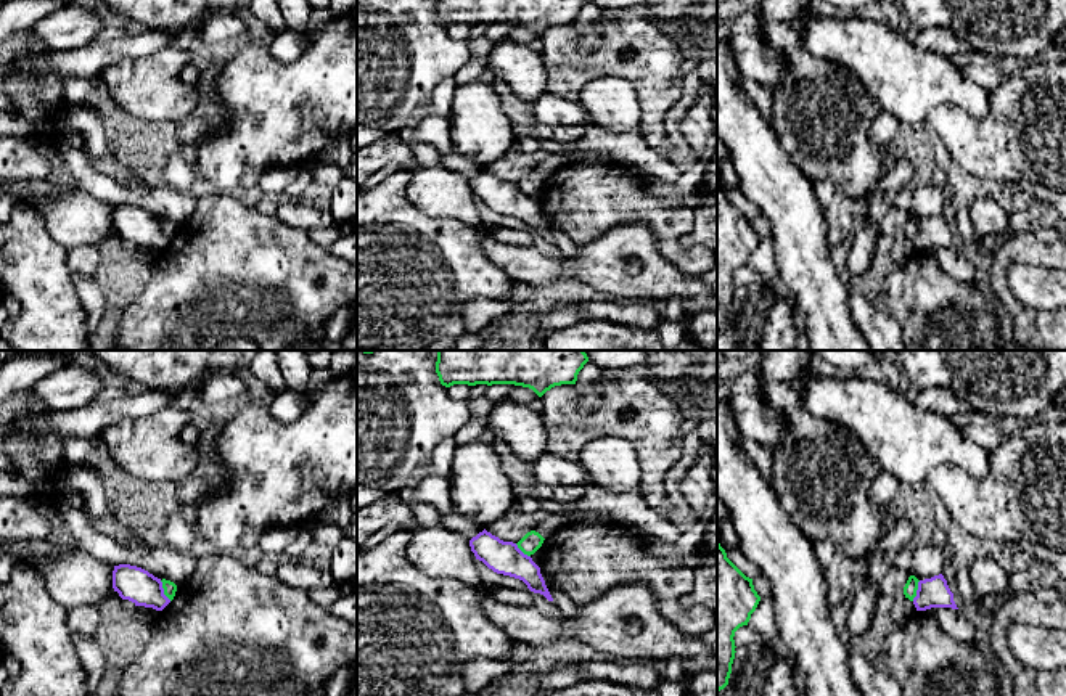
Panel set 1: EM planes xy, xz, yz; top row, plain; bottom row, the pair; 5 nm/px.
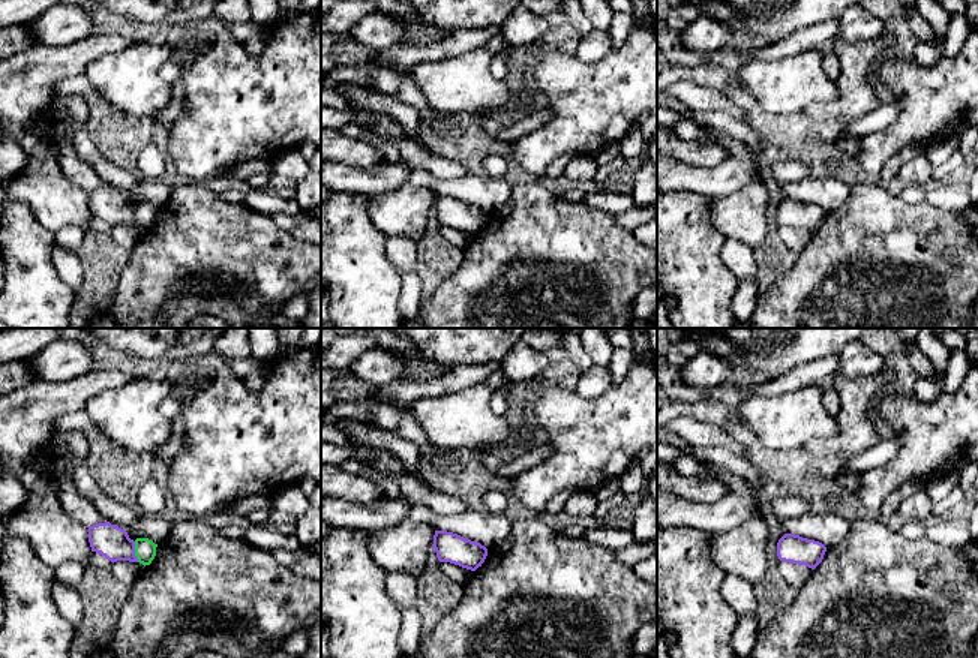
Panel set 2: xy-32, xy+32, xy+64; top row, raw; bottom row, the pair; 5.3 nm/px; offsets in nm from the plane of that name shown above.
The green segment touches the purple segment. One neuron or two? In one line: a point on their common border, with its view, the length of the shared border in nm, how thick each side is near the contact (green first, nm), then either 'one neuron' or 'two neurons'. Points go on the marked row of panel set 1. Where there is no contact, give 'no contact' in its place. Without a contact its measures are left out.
contact xy (164, 590); length 120 nm; calibres 70 and 170 nm; two neurons

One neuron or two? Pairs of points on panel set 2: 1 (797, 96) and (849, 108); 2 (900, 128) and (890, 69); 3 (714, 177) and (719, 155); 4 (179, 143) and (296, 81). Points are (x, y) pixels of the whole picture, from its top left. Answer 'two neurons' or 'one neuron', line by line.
1: two neurons
2: one neuron
3: two neurons
4: one neuron

